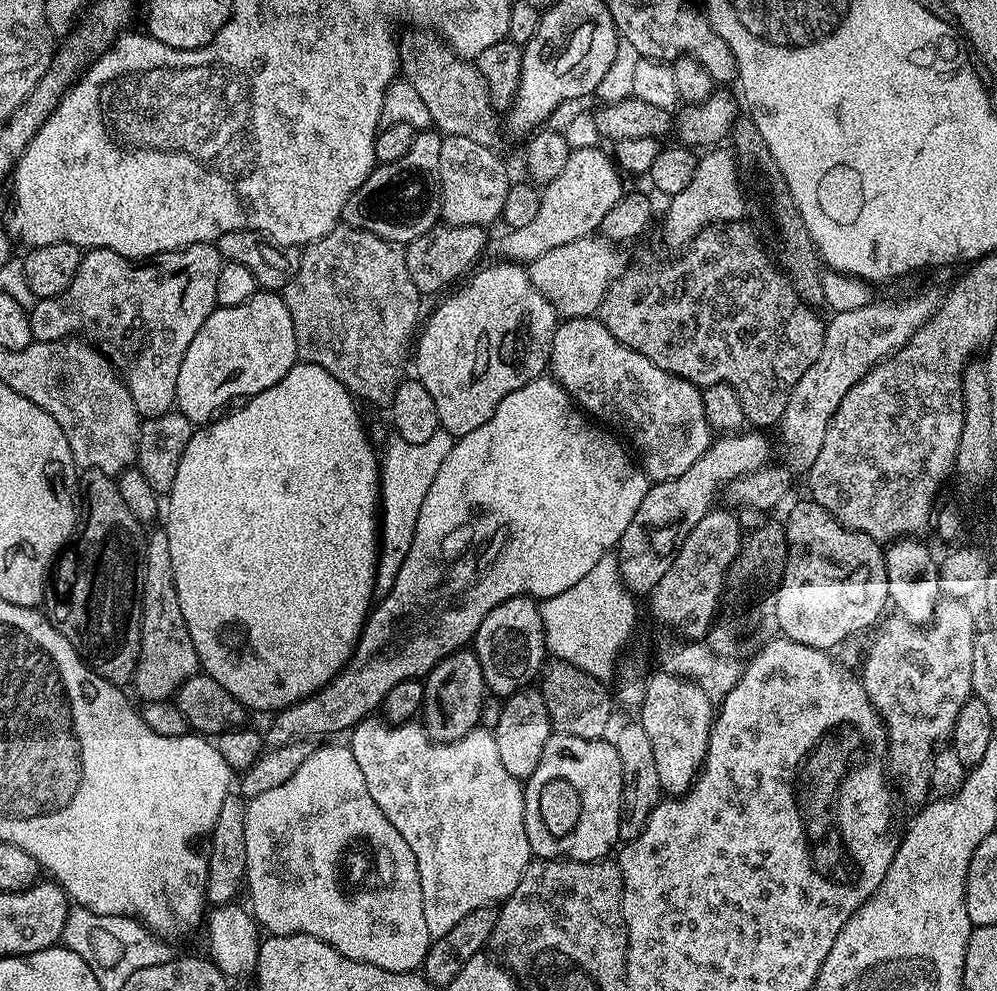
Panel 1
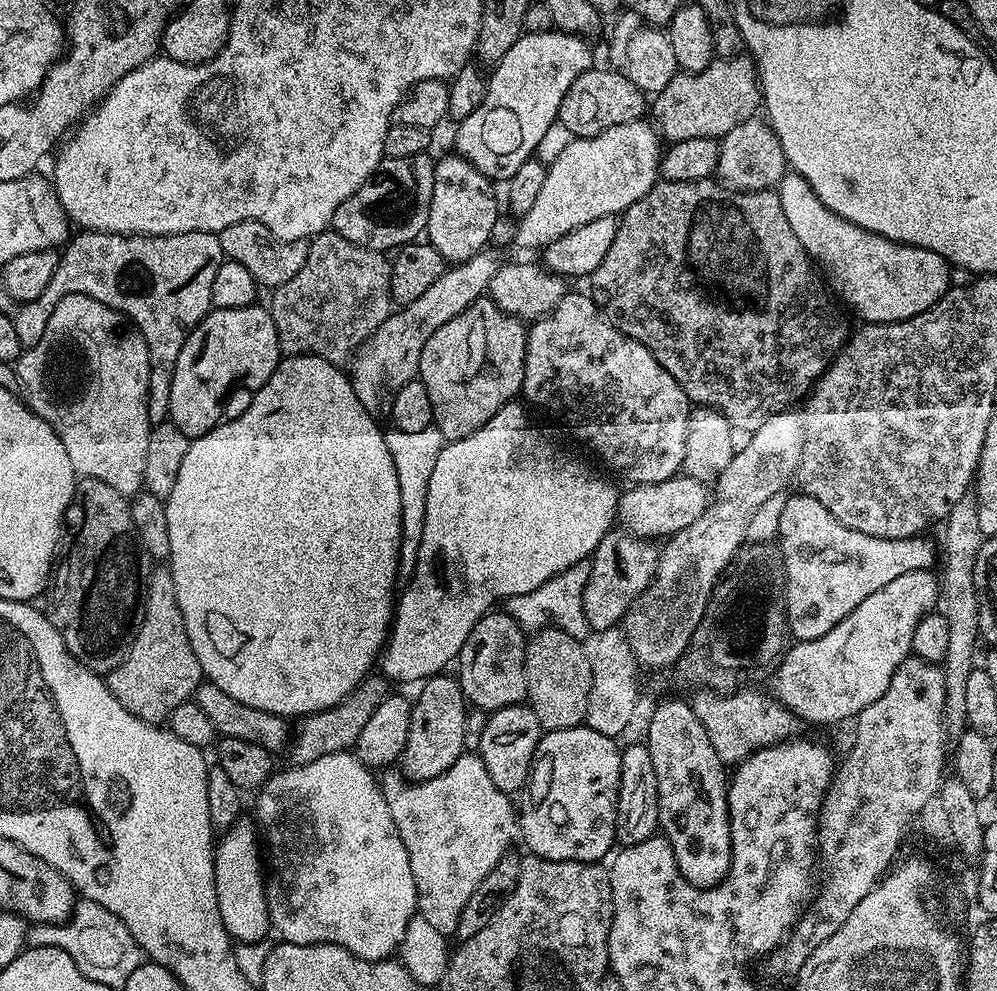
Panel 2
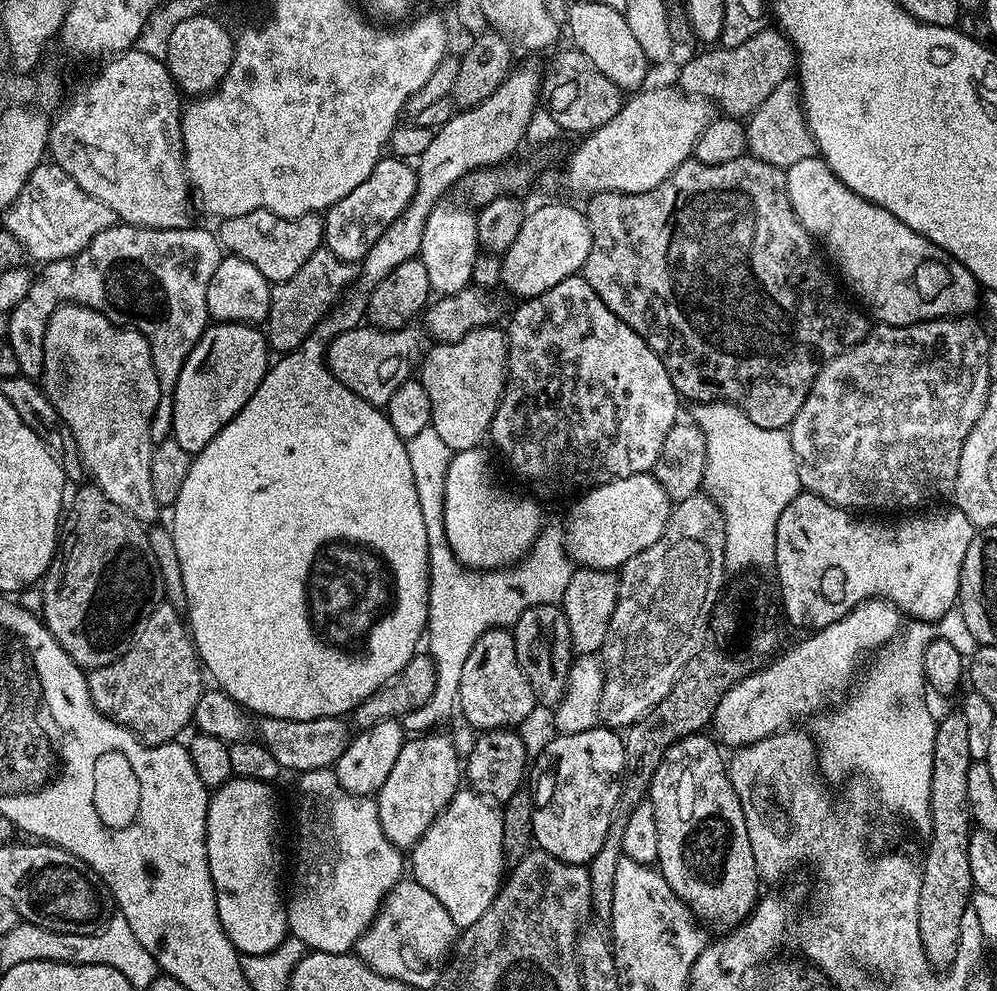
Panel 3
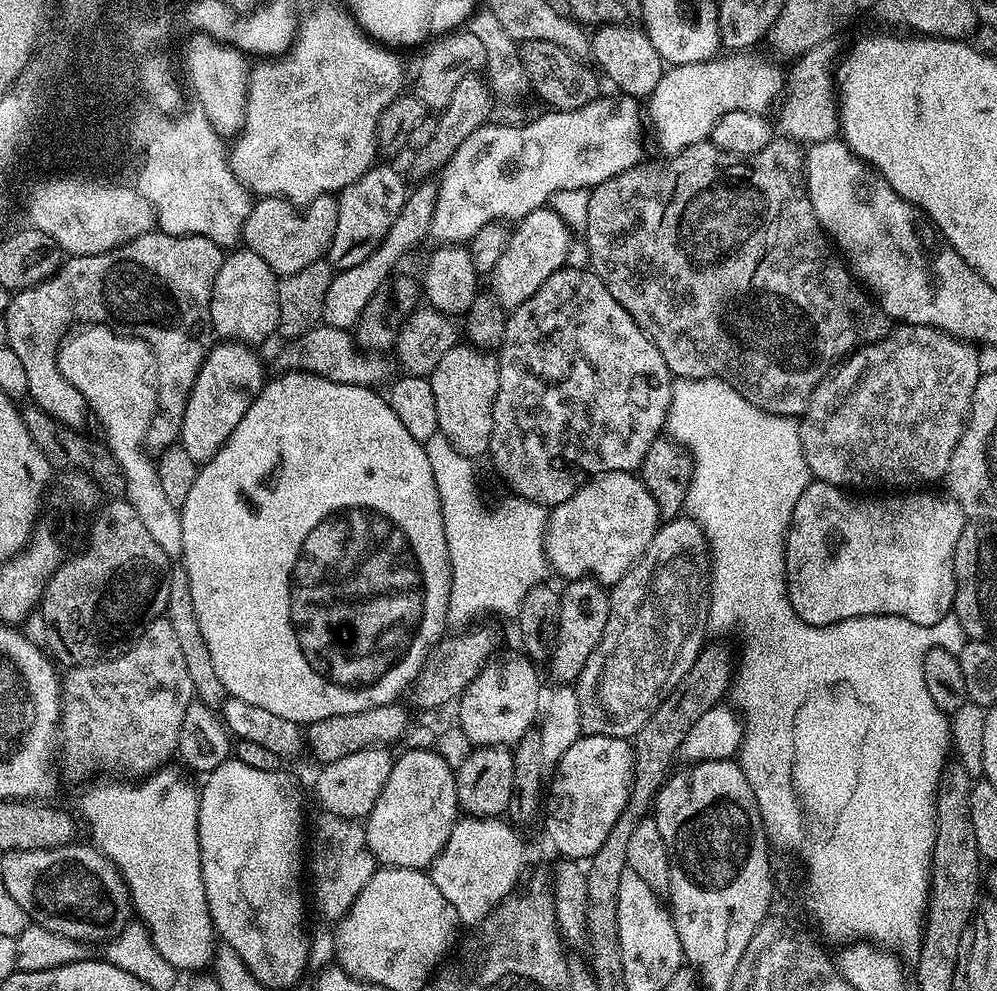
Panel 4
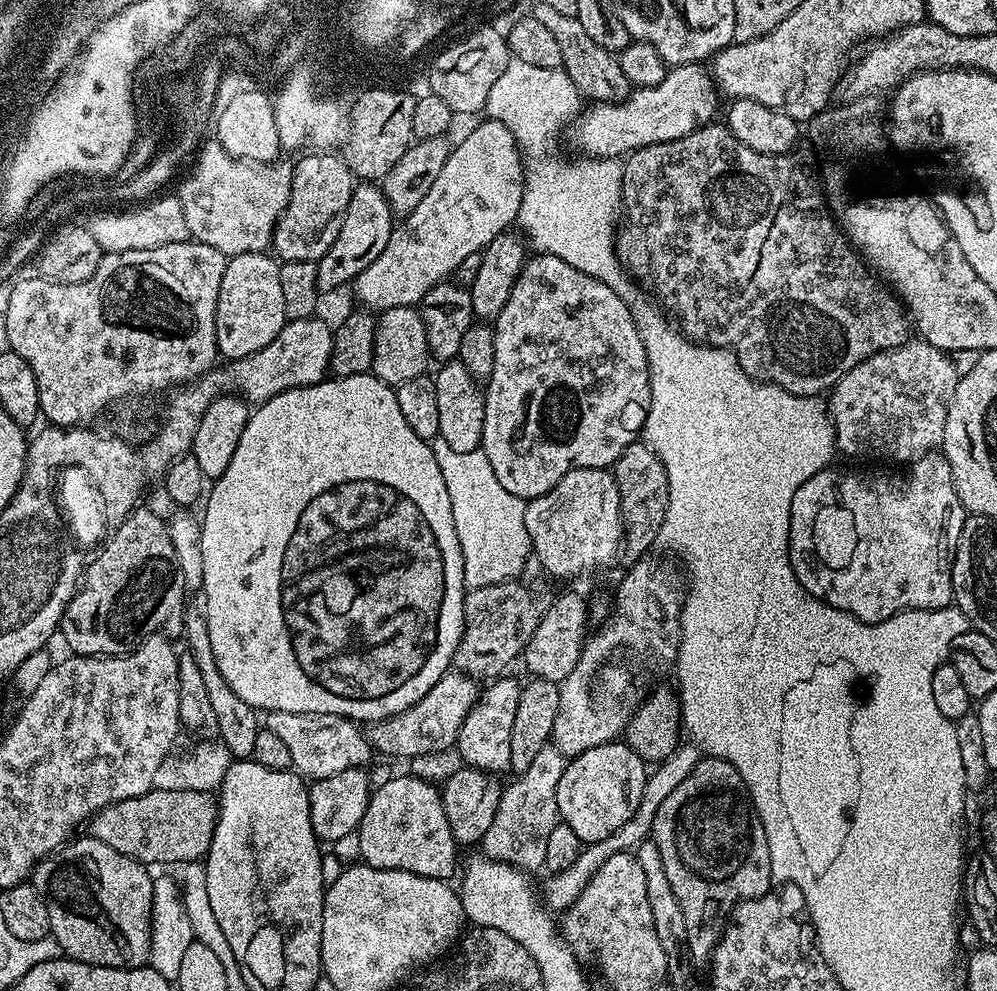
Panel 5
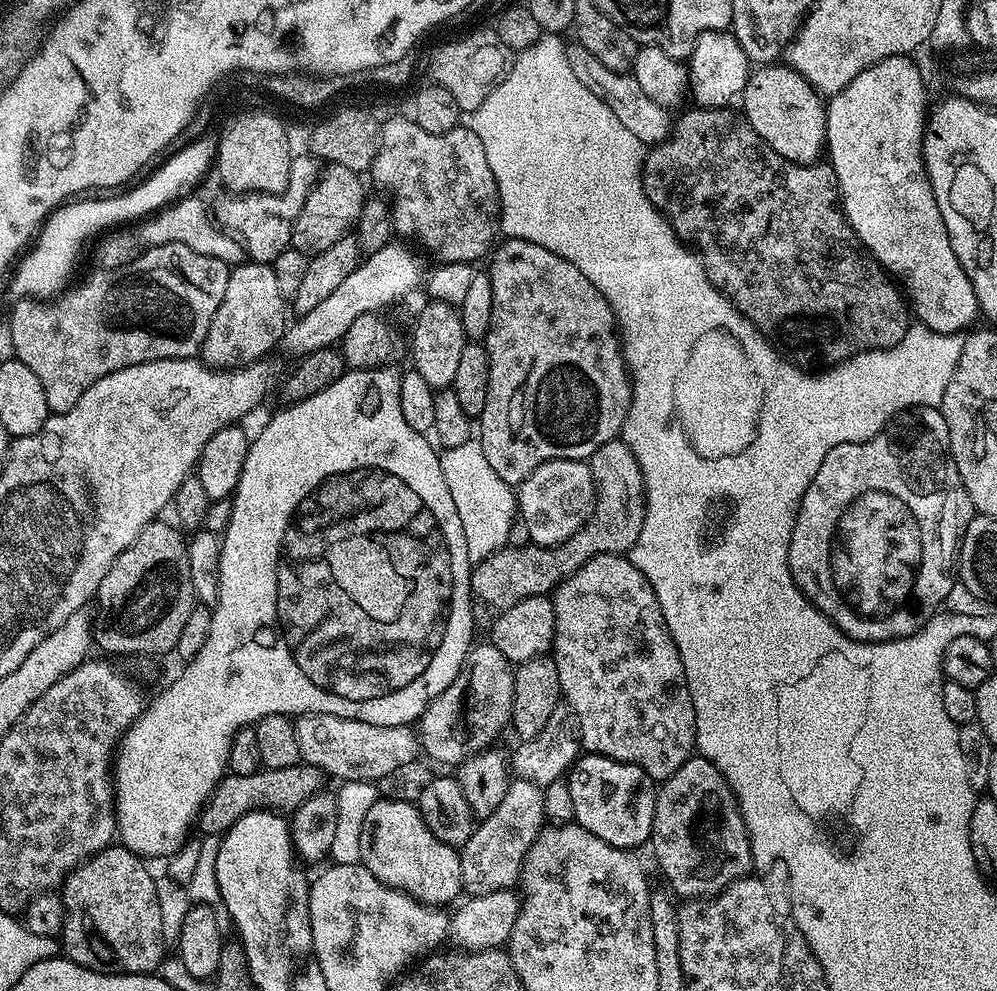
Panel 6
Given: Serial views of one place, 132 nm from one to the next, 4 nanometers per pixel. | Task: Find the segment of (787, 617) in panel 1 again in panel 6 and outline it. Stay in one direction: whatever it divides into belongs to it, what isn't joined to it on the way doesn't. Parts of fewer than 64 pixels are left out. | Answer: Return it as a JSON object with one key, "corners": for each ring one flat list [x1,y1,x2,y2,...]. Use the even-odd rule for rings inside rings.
{"corners":[[939,407,905,410,893,416,890,423,874,438,861,444,834,446,834,450,830,450,830,454,826,454,826,458,822,458,822,466,818,466,818,474,814,474,810,486,804,491,800,509,796,512,796,521,788,551,788,565,794,582,807,600,823,616,828,616,833,620,847,636,851,636,854,640,869,642,897,640,903,636,911,636,913,632,923,628,924,623,936,615,938,609,943,605,944,599,954,583,954,565,958,560,960,538,973,515,972,503,966,494,964,483,958,474,950,450,946,418,940,413]]}

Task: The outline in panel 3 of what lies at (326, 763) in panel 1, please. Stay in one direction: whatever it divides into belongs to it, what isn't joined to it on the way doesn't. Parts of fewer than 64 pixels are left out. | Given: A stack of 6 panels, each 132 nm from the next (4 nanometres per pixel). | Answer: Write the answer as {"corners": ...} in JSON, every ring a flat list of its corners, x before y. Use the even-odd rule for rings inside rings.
{"corners":[[323,768,313,772,301,772,296,784,296,881,292,884,292,897,289,895,286,900,288,910,288,930,297,941,299,939,305,944,305,949,314,952,325,952,326,954,351,953,360,936,374,922,384,899,393,886,400,881,406,872,406,856,399,848,395,848,386,836,382,834,382,824,378,822,378,806,371,796,355,796,346,790,338,782,335,771,332,768]]}

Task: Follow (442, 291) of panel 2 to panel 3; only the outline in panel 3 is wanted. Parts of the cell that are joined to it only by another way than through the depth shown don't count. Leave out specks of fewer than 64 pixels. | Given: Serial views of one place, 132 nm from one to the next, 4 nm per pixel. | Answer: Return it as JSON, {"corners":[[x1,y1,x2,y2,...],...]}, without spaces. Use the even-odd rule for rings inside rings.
{"corners":[[349,326,344,331,335,333,331,337,332,345,330,343,327,345,328,369,332,371,334,378,338,378,338,382,342,382,342,386,346,386,351,392,358,394,358,398,370,402,373,406,386,406,390,402,394,390,398,390,398,386,402,386,402,382,406,382,417,371,418,361,422,356,420,340,410,329,411,327,405,326,396,328,392,332,381,332,379,328,371,326]]}

